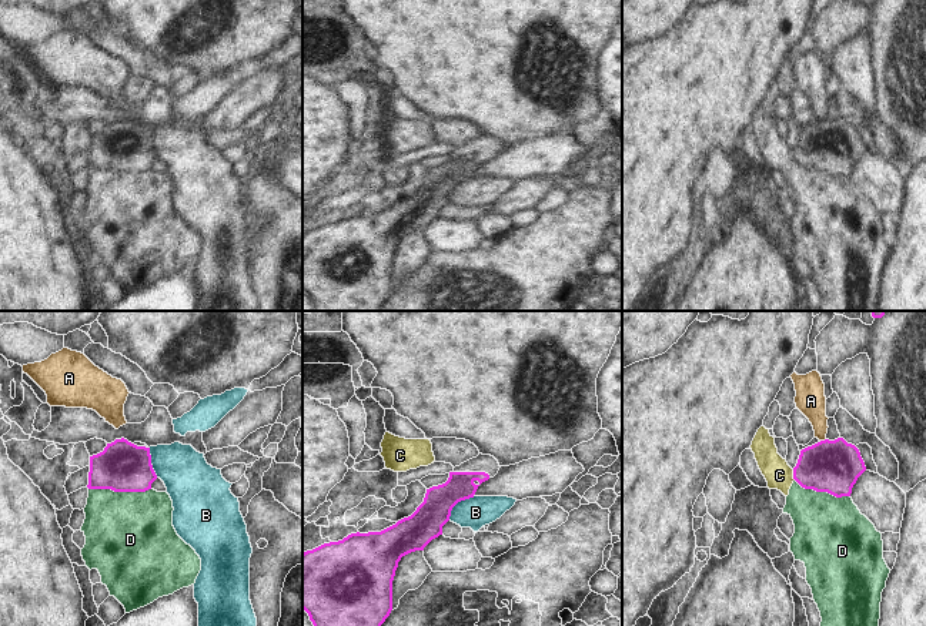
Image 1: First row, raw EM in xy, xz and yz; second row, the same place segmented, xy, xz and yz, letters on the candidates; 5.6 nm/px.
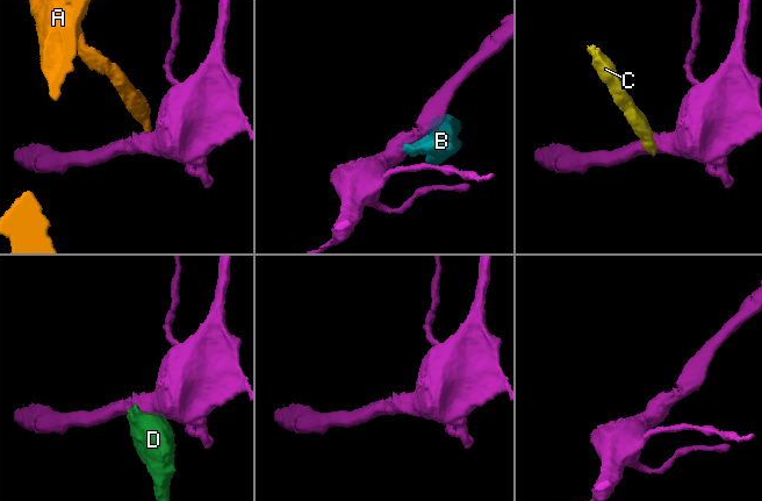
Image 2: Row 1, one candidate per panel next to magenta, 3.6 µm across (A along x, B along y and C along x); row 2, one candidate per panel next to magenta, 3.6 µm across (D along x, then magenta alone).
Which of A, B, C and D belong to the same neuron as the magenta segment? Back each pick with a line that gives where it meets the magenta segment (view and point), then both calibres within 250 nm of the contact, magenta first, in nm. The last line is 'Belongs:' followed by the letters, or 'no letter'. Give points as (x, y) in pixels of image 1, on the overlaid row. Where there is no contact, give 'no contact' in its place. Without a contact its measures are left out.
Belongs: no letter

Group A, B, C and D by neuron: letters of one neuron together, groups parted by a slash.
A B / C D

